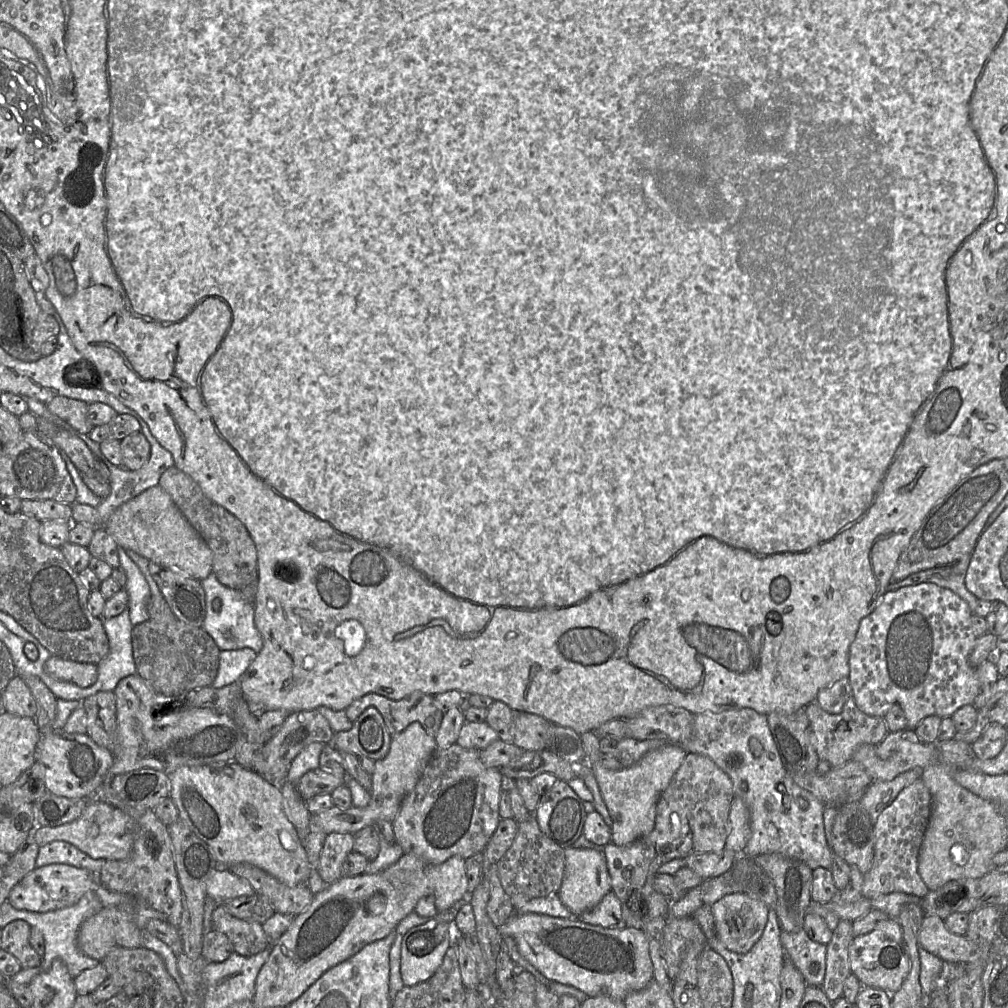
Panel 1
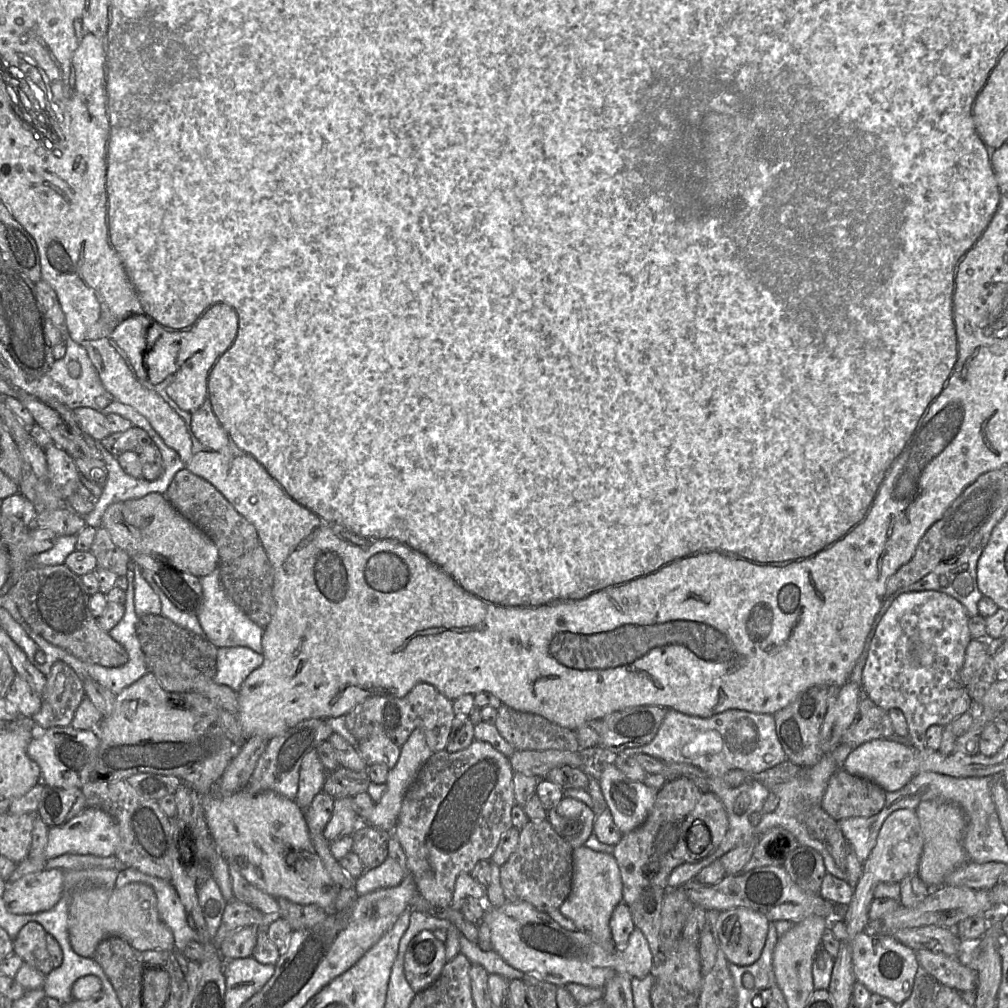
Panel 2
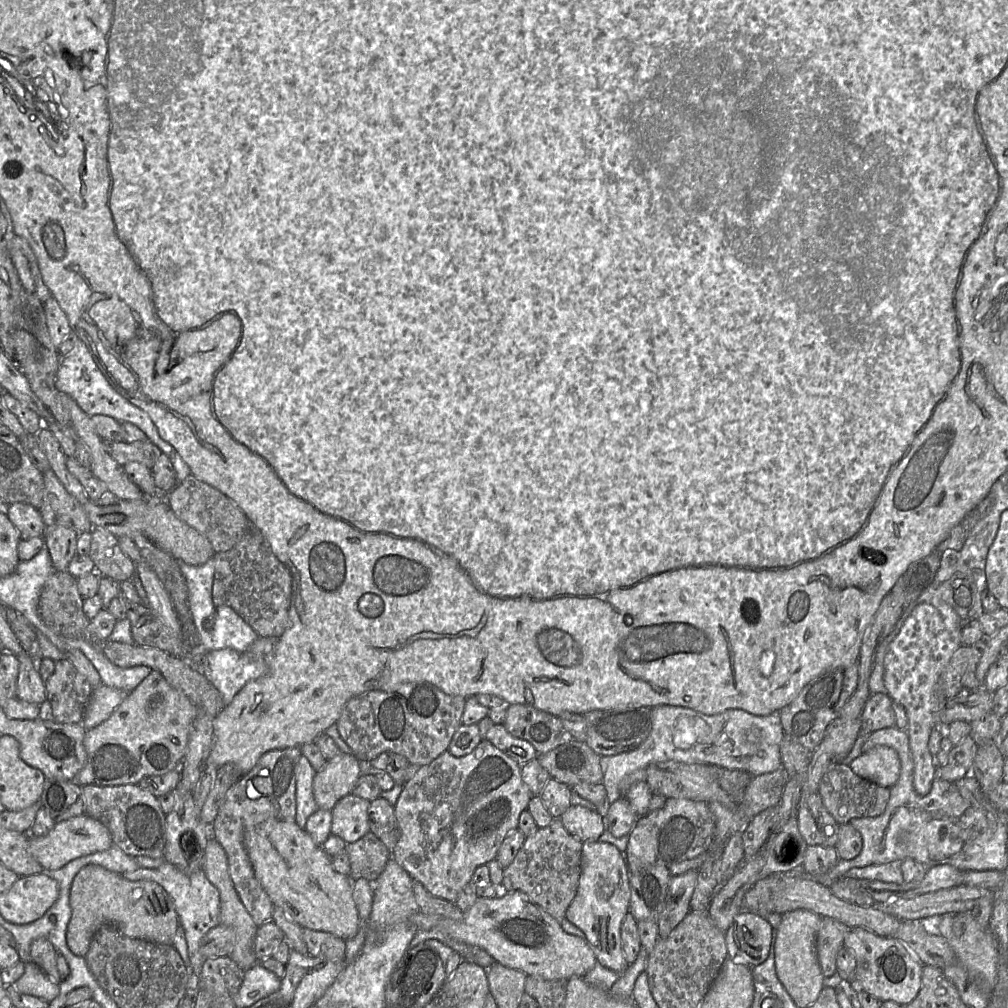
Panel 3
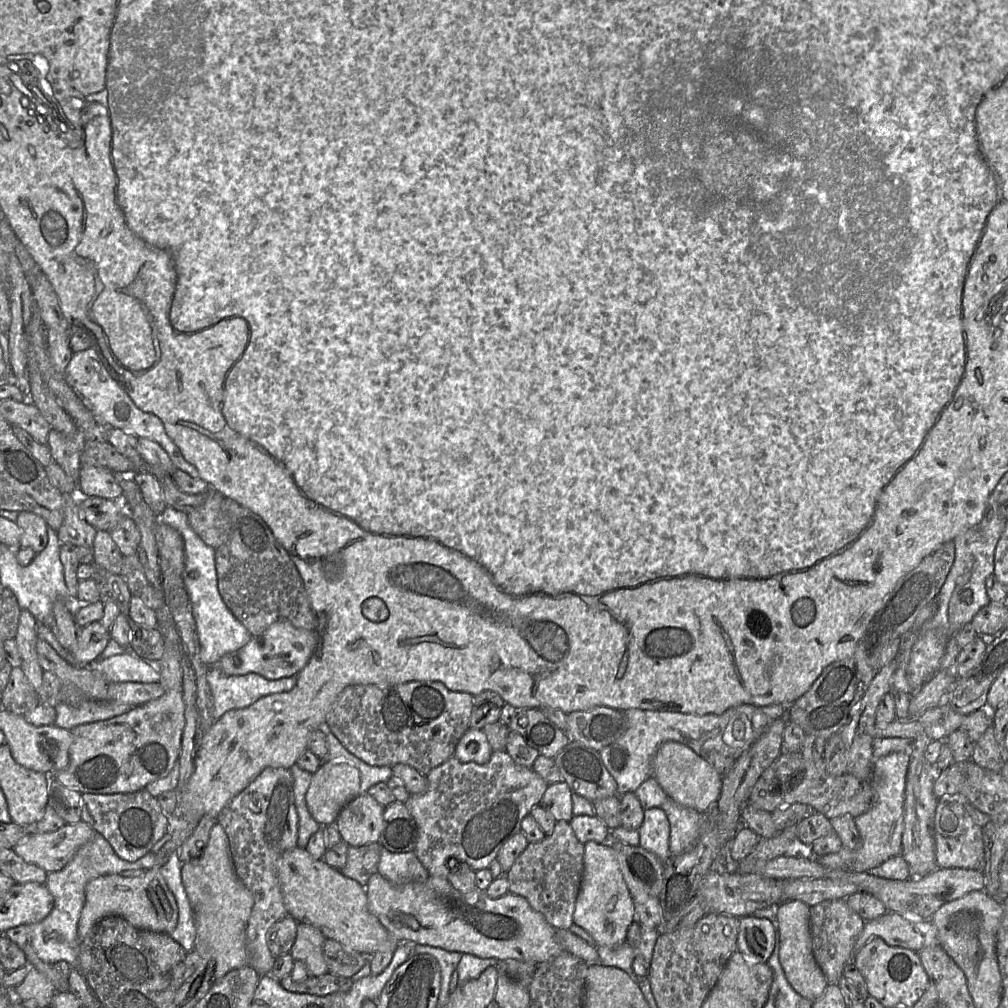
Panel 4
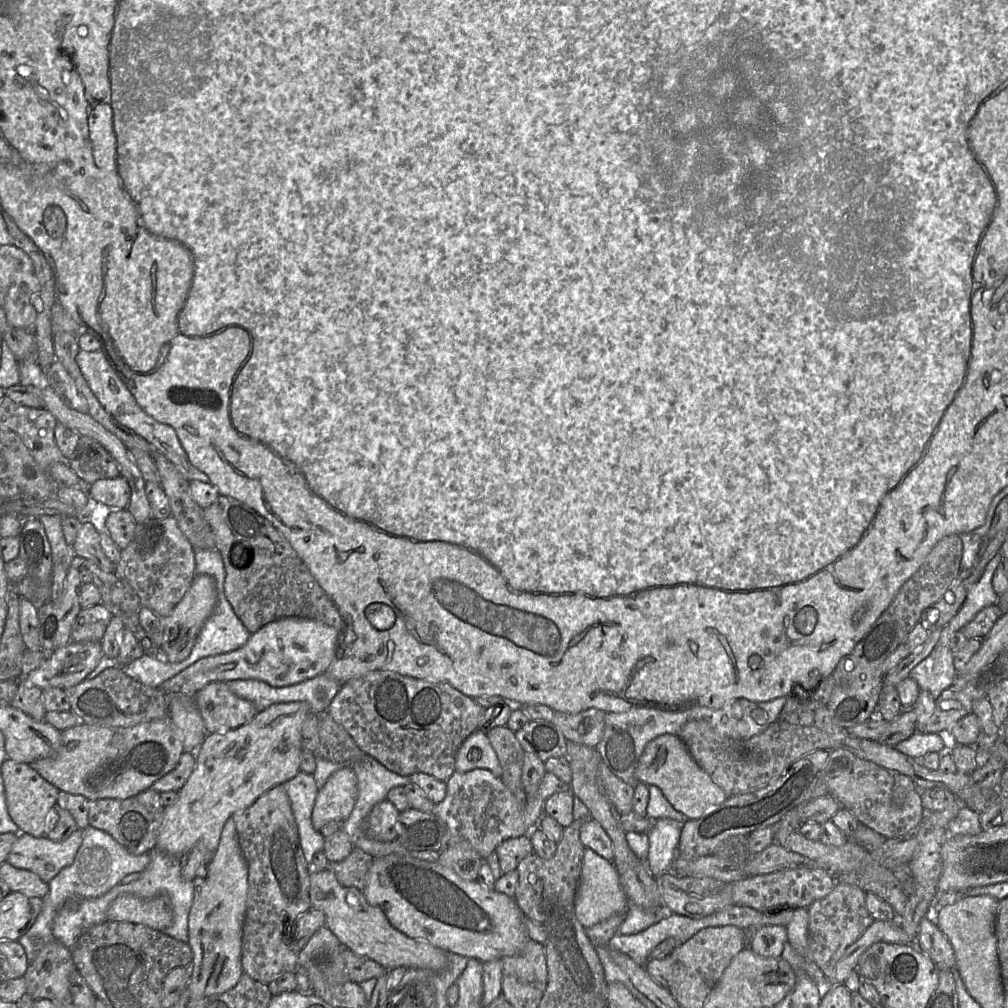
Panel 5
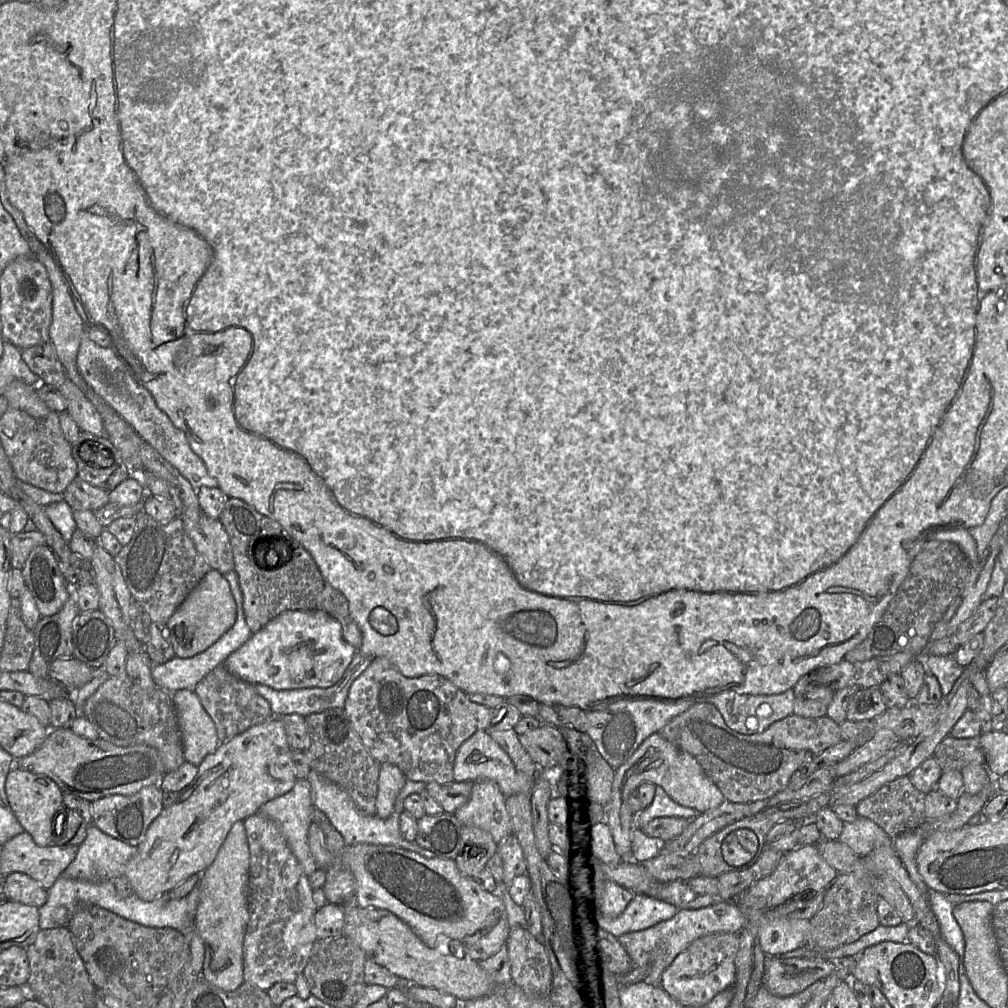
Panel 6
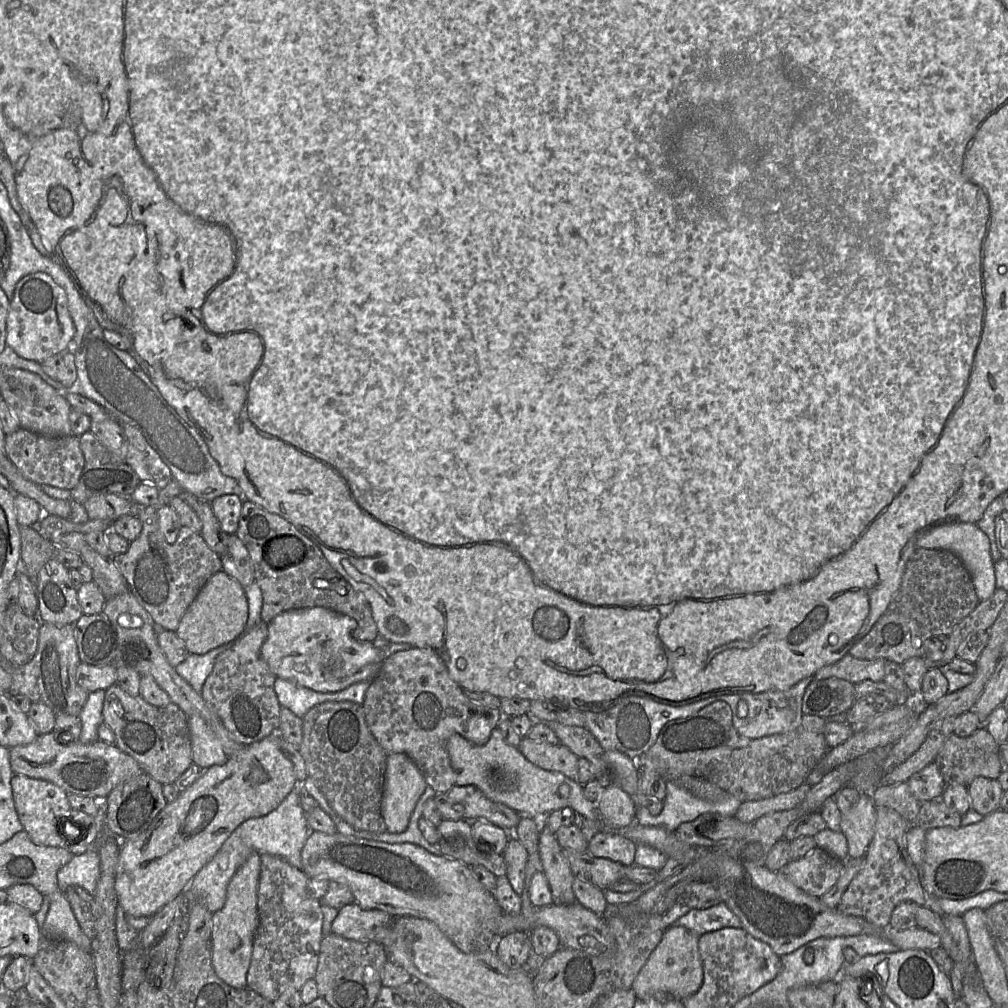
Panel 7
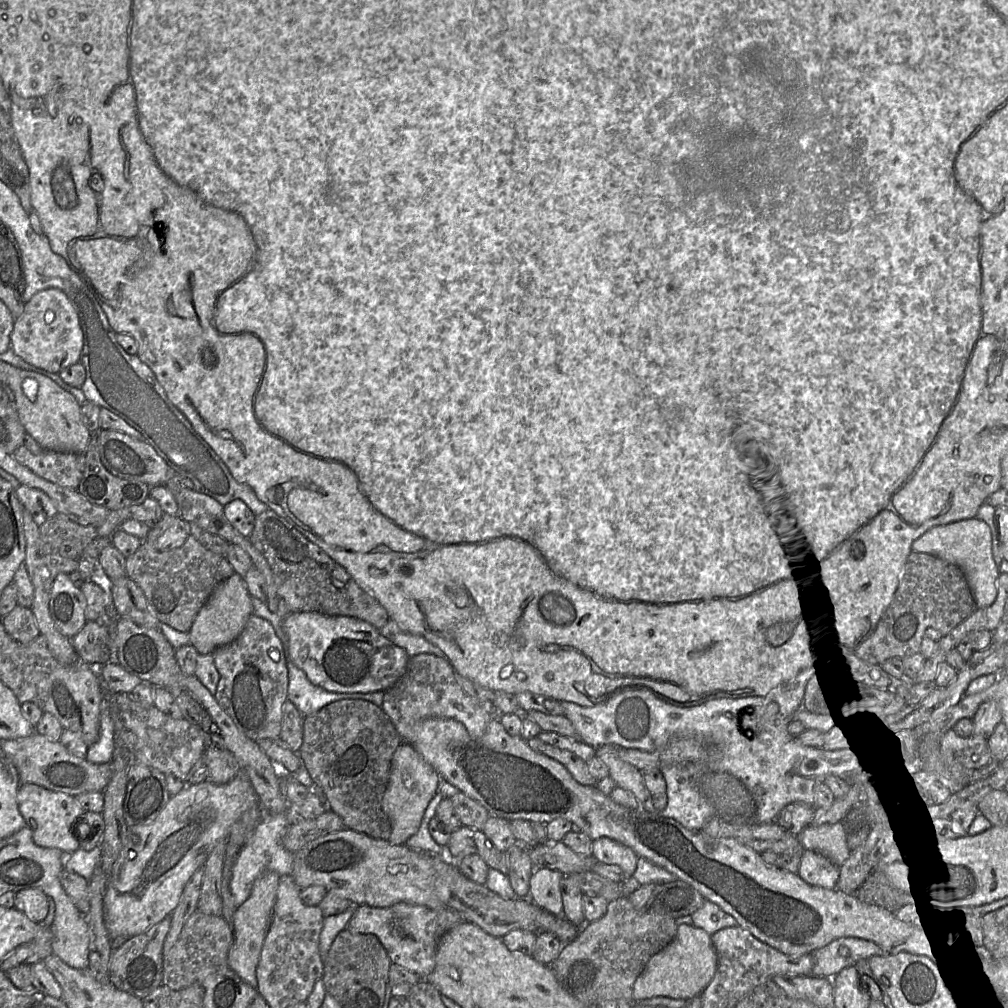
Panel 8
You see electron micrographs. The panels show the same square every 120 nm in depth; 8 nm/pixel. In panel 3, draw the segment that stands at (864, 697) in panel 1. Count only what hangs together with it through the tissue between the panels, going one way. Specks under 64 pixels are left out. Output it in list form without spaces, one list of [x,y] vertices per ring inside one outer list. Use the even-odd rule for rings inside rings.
[[[947,603],[917,604],[905,620],[899,633],[889,643],[884,657],[883,681],[892,702],[901,704],[908,717],[906,732],[913,759],[913,786],[917,794],[927,795],[936,777],[935,758],[928,749],[931,731],[938,726],[939,714],[947,699],[939,689],[939,677],[961,646],[960,617]]]

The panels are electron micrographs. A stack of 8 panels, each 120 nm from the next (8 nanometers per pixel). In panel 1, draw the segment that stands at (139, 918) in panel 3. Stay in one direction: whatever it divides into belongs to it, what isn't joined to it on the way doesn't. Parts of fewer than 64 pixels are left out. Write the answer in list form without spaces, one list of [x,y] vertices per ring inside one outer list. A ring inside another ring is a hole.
[[[108,906],[85,920],[77,936],[80,951],[101,961],[113,948],[140,948],[142,930],[129,909]]]

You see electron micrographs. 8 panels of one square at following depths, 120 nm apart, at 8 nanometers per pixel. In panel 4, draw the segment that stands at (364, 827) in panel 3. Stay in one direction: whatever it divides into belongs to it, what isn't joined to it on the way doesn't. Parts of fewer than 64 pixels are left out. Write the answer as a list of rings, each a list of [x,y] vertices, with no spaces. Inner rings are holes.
[[[359,794],[340,811],[334,825],[348,846],[379,842],[384,806],[369,794]]]

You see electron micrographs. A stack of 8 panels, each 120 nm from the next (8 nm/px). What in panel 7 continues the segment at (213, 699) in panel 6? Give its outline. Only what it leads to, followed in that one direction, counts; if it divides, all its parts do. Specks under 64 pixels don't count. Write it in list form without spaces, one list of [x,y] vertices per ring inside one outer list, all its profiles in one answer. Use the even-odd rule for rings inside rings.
[[[262,621],[246,630],[231,647],[216,658],[213,670],[200,692],[232,739],[242,745],[249,745],[278,733],[281,705],[274,690],[277,677],[261,657],[261,648],[267,634],[268,623]]]

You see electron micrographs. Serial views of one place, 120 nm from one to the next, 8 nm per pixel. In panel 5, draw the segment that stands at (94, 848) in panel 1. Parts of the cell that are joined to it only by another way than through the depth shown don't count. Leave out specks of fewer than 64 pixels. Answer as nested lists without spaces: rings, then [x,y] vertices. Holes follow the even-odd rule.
[[[77,829],[66,840],[56,842],[44,835],[35,837],[19,833],[6,862],[29,870],[48,883],[64,868],[70,866],[82,843],[83,829]]]

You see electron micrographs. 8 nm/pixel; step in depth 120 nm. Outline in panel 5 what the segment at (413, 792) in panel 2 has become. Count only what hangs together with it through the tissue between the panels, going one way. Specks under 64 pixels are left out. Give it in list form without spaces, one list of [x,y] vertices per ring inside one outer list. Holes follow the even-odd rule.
[[[474,769],[463,773],[455,771],[445,783],[446,796],[440,803],[434,805],[432,814],[448,829],[449,844],[468,841],[483,860],[486,860],[503,841],[529,835],[544,815],[544,804],[551,795],[571,791],[569,784],[549,772],[544,775],[537,791],[526,795],[524,803],[509,791],[501,778],[495,777],[486,769]]]

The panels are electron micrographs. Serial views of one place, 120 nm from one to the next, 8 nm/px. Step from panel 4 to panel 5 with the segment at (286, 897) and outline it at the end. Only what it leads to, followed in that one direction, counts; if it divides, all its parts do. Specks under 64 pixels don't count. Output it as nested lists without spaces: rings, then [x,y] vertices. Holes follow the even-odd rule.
[[[309,865],[309,872],[311,909],[324,913],[325,926],[343,946],[355,954],[374,960],[386,970],[405,967],[441,971],[448,966],[446,951],[398,931],[391,925],[380,907],[368,903],[362,890],[341,885],[330,868],[311,871],[311,865]]]

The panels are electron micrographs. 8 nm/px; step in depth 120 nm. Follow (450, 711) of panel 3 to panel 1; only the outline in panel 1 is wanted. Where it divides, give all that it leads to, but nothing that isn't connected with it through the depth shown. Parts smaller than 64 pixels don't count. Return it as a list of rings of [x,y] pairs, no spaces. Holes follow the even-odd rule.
[[[419,691],[401,700],[369,693],[355,700],[345,711],[348,719],[355,722],[370,707],[379,711],[392,736],[404,731],[411,723],[418,722],[428,735],[435,738],[444,716],[434,696]]]

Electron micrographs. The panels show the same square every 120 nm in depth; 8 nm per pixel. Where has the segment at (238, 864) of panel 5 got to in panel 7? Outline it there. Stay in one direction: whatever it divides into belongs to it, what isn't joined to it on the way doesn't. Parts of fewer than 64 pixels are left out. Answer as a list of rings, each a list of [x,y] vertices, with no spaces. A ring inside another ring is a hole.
[[[253,853],[231,878],[223,908],[213,913],[211,931],[212,966],[217,976],[227,985],[247,987],[247,971],[251,961],[255,932],[259,924],[258,883],[261,868],[259,853]]]

